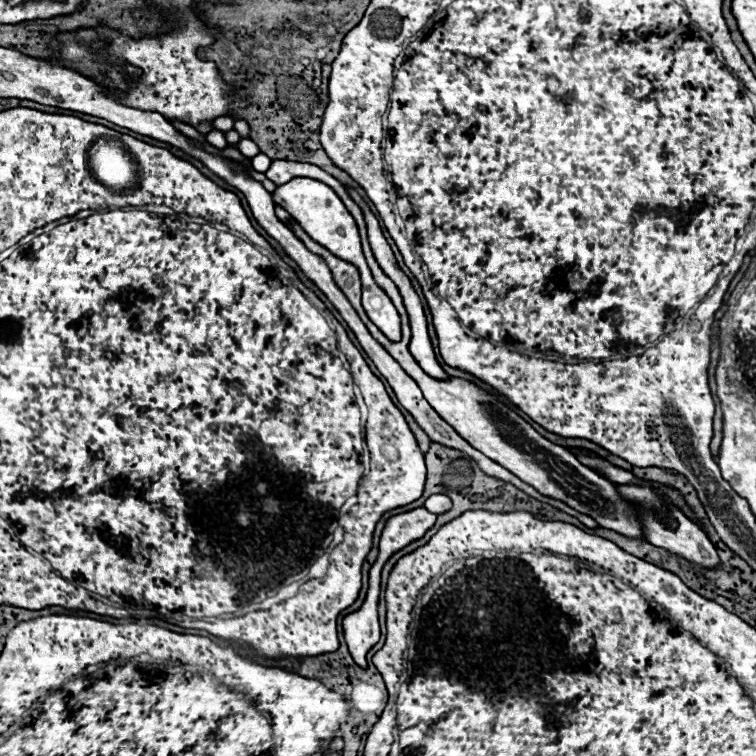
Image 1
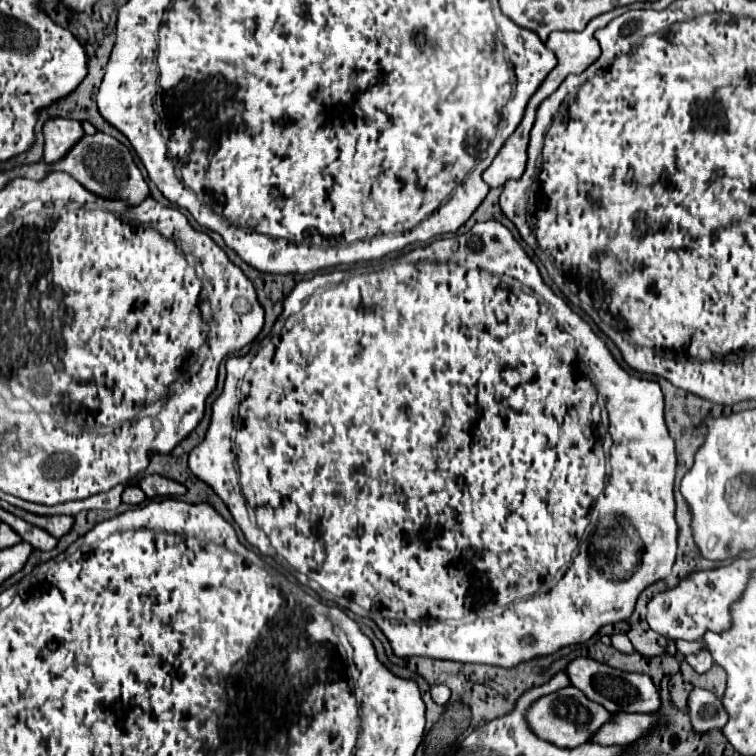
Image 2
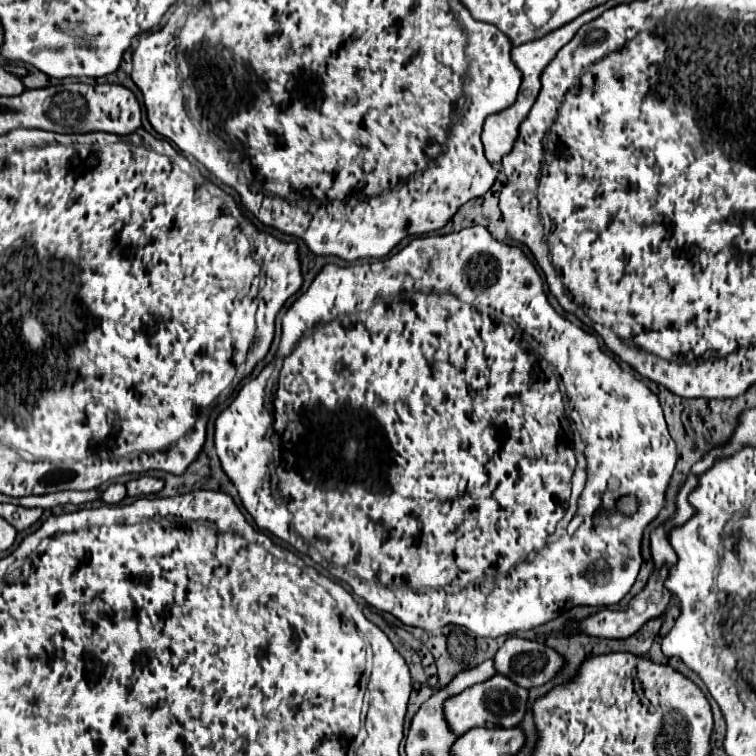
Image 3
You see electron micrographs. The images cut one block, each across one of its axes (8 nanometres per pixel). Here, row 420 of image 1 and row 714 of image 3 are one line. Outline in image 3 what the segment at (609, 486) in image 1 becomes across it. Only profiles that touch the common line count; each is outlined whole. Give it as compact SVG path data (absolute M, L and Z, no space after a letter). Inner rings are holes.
M496 674L496 678L490 678L490 682L476 684L464 694L458 694L454 698L448 698L444 704L444 712L448 718L448 726L456 730L456 734L466 734L472 728L514 728L524 720L526 714L526 702L528 702L528 690L514 684L510 678L504 678L502 674Z

